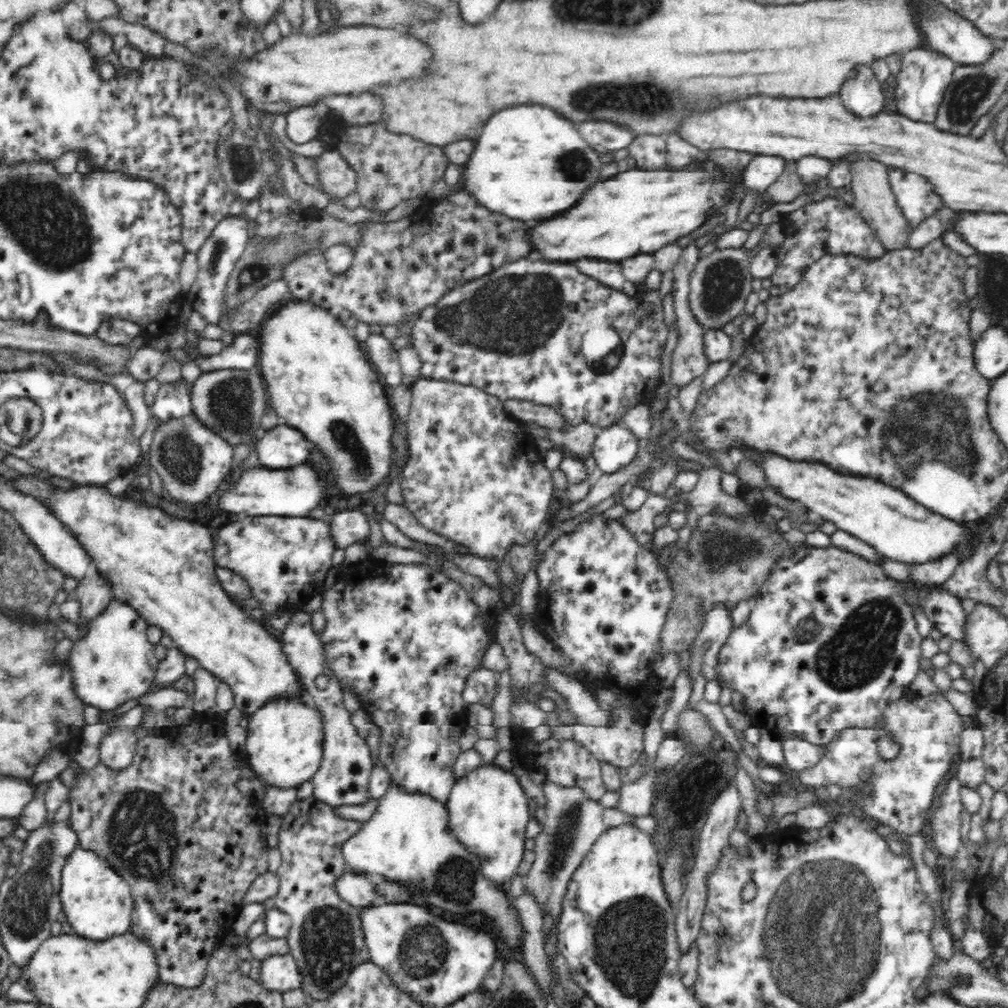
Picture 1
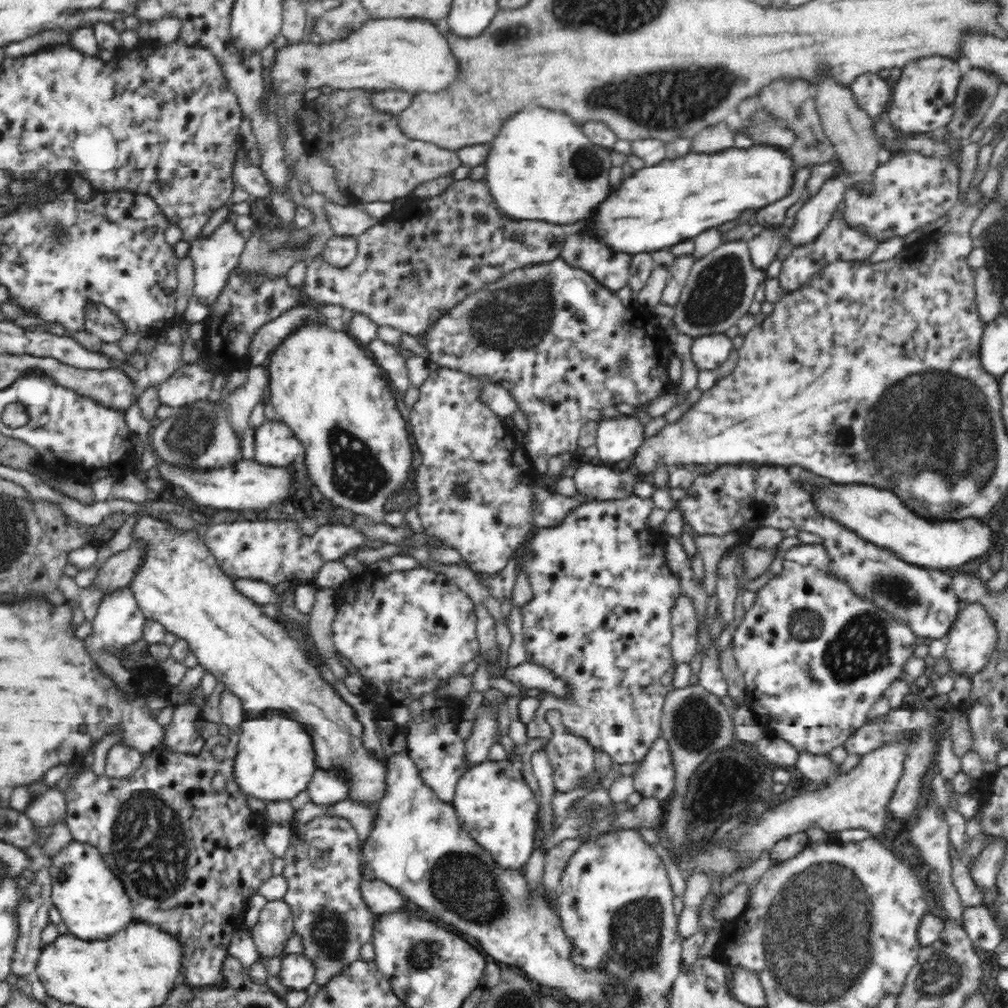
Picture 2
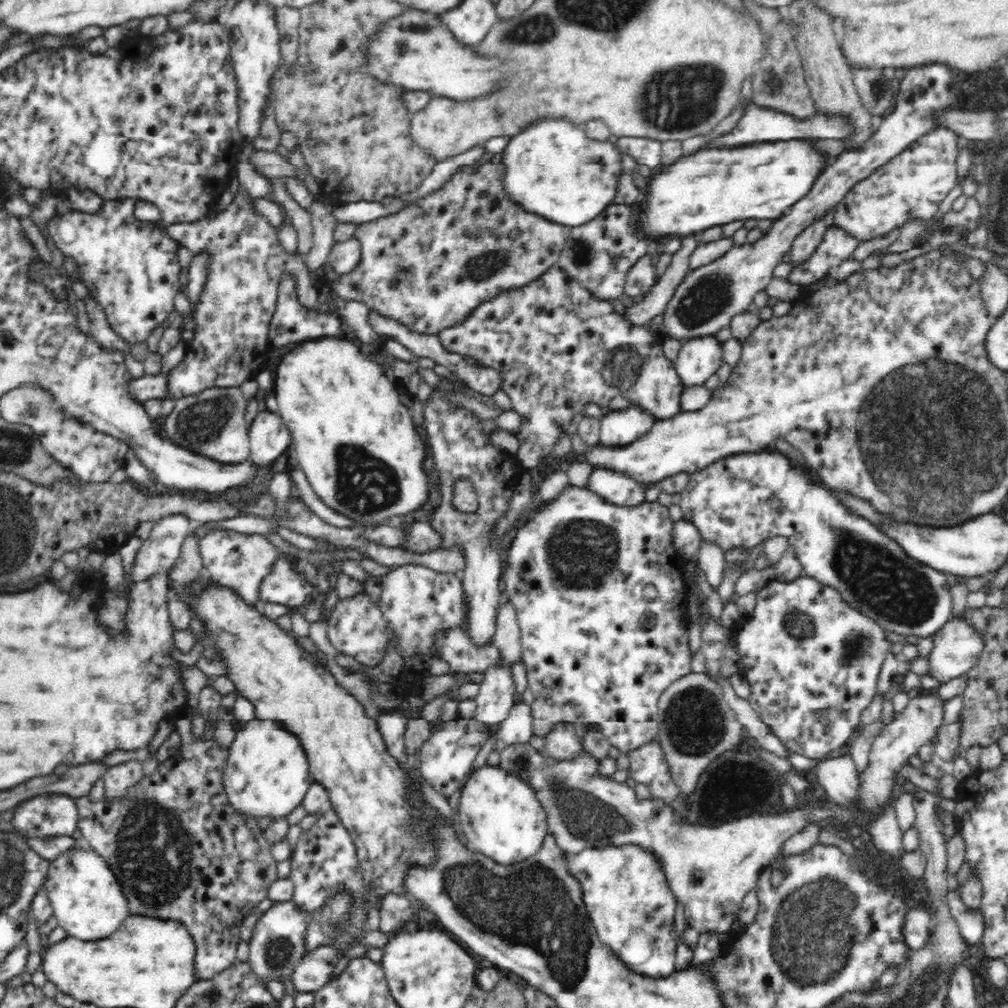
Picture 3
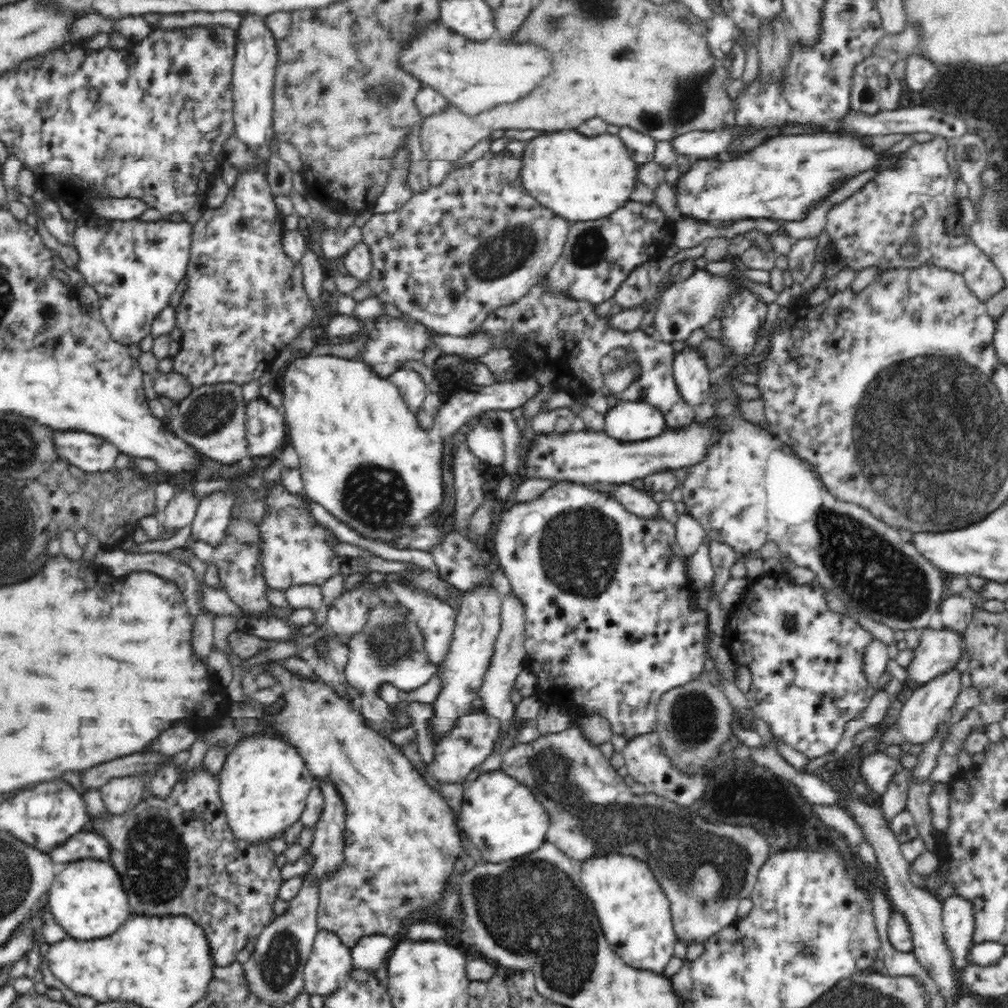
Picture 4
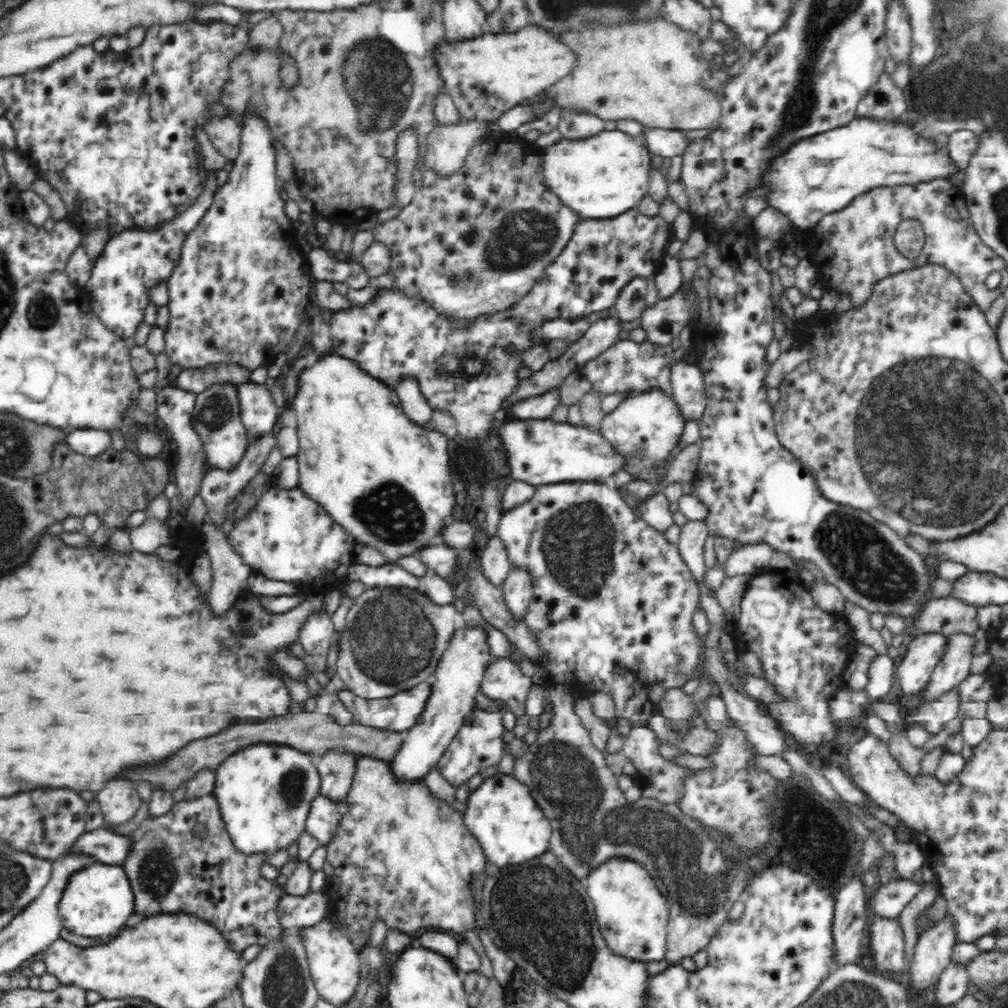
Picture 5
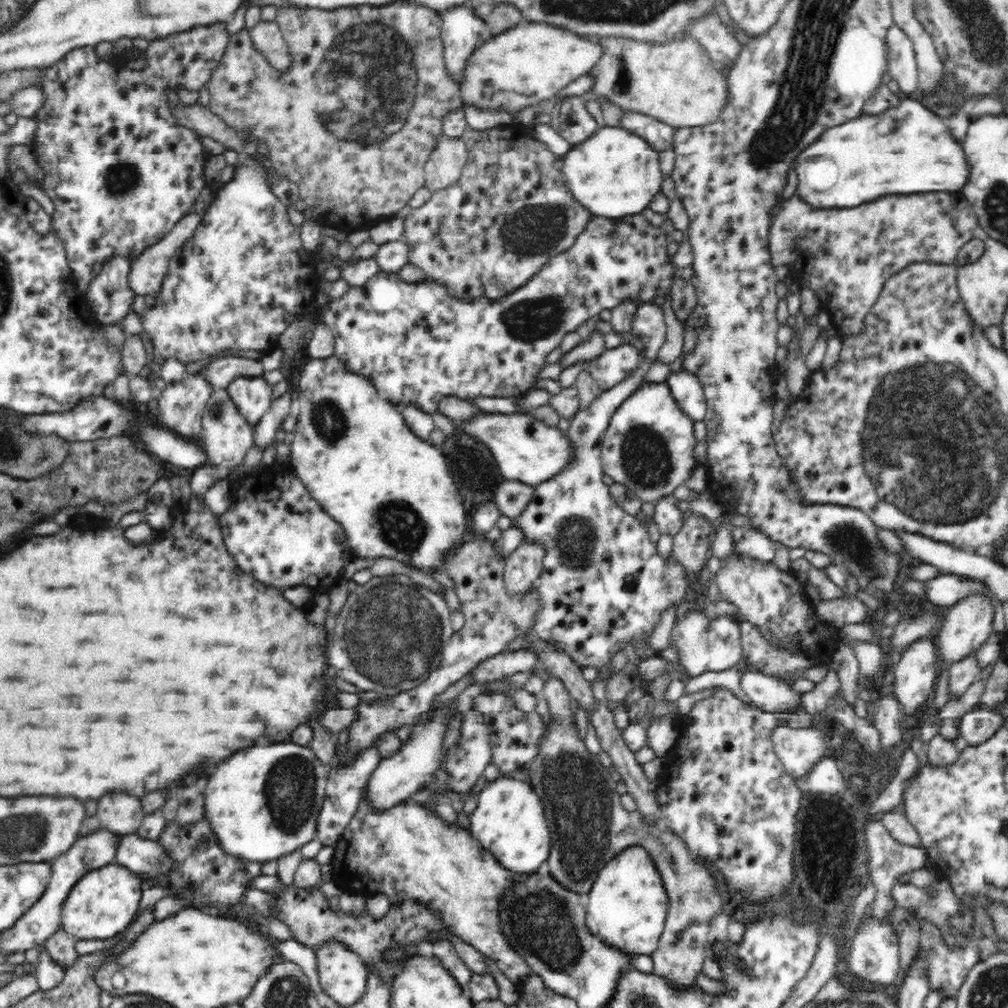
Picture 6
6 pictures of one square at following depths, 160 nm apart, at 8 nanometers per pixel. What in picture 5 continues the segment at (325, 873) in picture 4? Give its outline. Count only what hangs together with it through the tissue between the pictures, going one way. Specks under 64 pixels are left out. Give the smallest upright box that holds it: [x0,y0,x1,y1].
[317,749,356,808]

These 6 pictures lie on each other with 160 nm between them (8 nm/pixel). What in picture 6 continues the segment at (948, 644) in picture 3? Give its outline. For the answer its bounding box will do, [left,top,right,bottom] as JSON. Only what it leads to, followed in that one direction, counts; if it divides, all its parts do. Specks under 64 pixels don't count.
[893,636,937,716]

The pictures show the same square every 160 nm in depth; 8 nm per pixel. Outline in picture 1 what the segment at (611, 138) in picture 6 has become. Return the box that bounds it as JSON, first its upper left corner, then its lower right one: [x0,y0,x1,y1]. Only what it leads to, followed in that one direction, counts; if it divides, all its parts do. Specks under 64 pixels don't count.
[458,106,603,220]

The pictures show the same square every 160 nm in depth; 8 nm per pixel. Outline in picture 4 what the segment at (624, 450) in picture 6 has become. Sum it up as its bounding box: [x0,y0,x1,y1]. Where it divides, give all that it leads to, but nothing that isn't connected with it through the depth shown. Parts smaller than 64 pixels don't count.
[604,401,667,440]

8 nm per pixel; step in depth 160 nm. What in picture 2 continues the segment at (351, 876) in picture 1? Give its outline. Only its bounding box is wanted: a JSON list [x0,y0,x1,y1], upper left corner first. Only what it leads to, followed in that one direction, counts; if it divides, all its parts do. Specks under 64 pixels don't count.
[360,879,405,915]

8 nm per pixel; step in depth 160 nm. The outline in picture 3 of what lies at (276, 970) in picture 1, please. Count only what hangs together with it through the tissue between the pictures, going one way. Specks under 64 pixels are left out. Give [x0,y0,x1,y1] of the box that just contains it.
[289,944,338,993]

